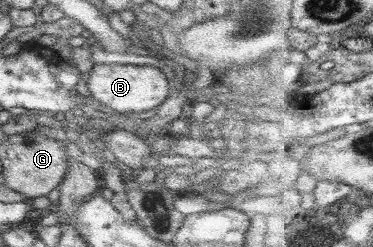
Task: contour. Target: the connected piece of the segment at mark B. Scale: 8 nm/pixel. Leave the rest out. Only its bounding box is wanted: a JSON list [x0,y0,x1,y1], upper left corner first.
[85,64,170,115]

